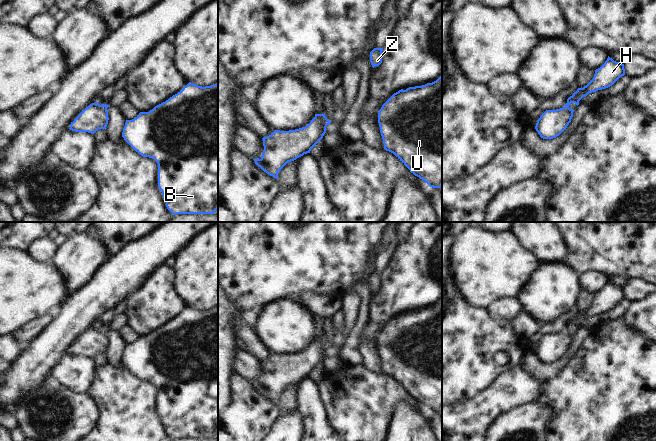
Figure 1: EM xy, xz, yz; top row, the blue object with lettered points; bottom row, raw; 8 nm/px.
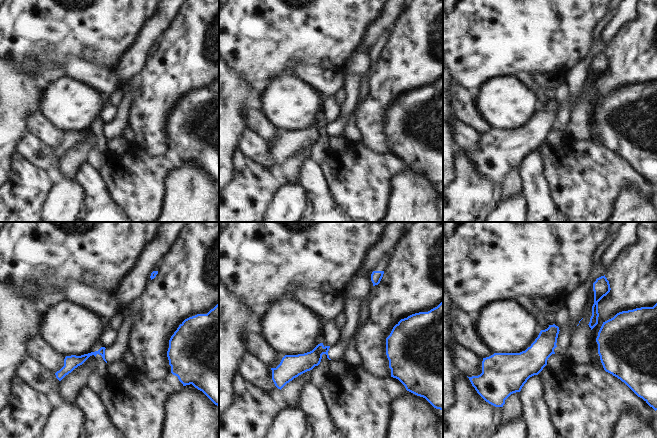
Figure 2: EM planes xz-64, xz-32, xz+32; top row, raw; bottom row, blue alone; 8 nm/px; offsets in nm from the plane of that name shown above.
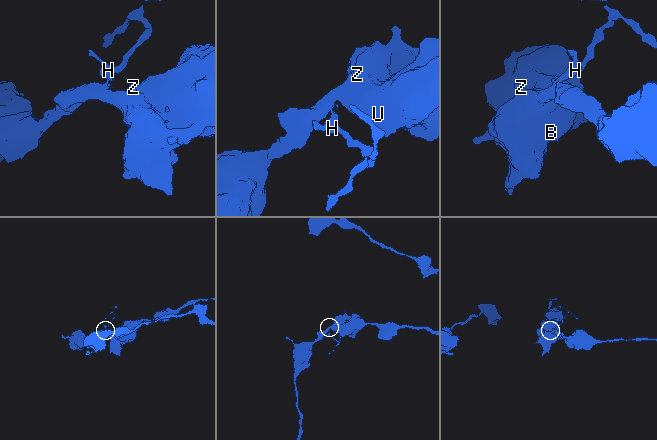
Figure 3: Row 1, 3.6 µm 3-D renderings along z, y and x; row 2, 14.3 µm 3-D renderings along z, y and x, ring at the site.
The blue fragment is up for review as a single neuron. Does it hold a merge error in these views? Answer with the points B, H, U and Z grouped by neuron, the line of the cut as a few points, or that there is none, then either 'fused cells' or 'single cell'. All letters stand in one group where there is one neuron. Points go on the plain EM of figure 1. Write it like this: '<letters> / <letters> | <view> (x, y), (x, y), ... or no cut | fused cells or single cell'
B U Z / H | yz (565, 330), (572, 336) | fused cells

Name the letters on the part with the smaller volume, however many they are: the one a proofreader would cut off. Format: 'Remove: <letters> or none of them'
Remove: H

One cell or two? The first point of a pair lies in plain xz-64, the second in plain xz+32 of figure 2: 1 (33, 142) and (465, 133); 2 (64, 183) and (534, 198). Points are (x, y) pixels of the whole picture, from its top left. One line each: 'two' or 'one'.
1: one
2: two

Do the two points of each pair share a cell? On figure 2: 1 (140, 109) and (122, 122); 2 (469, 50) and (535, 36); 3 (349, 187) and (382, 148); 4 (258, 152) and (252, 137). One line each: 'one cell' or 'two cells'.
1: two cells
2: one cell
3: two cells
4: one cell

